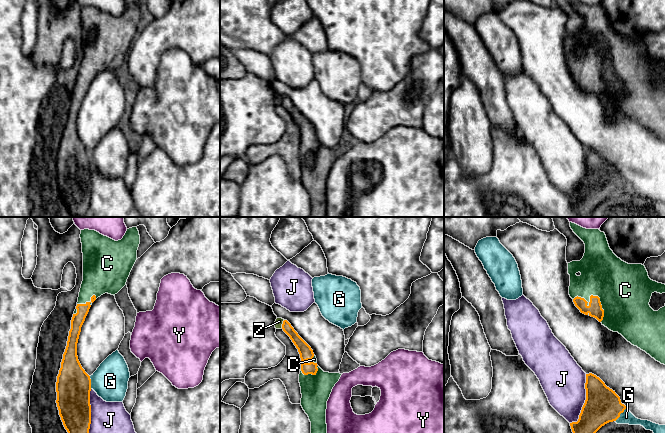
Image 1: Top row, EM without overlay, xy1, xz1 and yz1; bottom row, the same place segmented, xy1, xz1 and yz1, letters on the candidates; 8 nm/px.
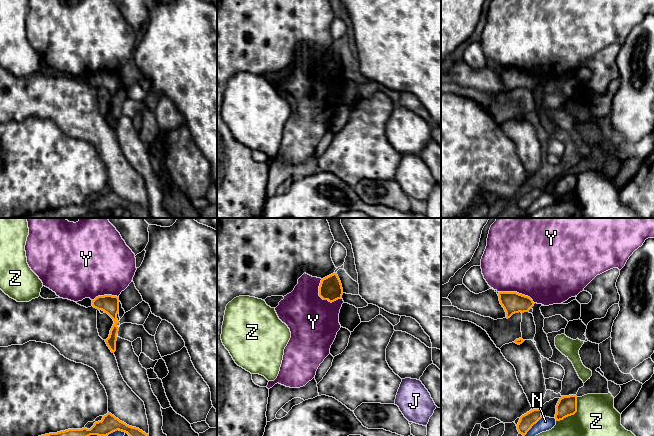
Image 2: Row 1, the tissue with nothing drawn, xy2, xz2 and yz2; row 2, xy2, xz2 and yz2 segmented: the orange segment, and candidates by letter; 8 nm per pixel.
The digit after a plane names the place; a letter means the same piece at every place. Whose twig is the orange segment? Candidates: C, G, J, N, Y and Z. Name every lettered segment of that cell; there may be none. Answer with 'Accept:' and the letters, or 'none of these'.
Accept: C

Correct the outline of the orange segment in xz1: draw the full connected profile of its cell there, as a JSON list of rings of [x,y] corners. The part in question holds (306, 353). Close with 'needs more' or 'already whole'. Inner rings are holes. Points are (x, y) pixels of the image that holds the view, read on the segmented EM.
[[[284,320],[283,331],[290,337],[301,358],[299,383],[301,406],[311,422],[311,433],[327,433],[327,401],[342,374],[324,372],[318,365],[311,347],[298,335],[291,324]]] | needs more

